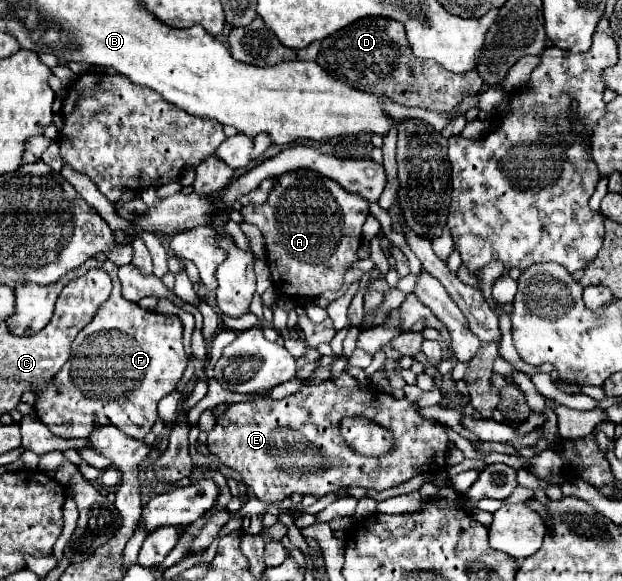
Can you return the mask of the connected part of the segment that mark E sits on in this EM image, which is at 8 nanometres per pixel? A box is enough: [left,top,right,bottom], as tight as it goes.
[208,379,450,505]

